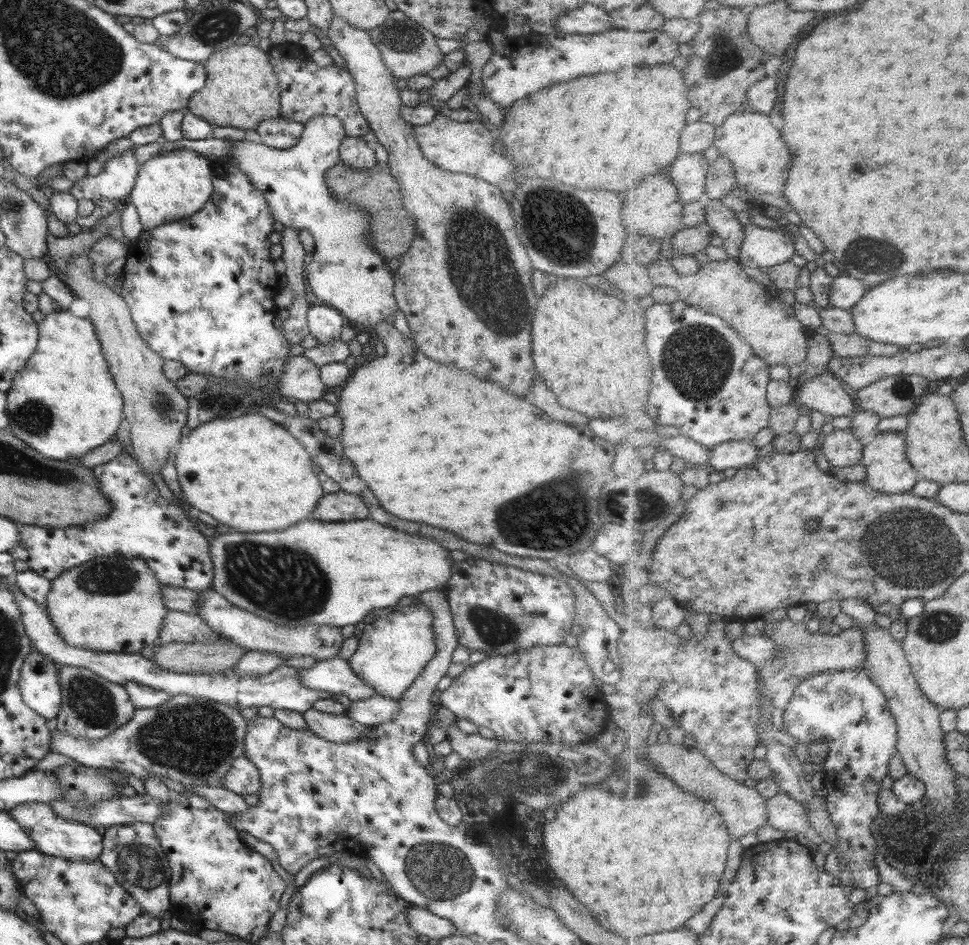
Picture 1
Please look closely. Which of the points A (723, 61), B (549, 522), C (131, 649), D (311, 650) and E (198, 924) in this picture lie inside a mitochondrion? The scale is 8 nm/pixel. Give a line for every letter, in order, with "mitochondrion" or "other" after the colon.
A: mitochondrion
B: mitochondrion
C: other
D: other
E: other

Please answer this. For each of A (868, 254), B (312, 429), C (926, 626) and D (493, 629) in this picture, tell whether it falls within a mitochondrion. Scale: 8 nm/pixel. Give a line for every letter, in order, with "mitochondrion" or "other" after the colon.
A: mitochondrion
B: other
C: mitochondrion
D: mitochondrion

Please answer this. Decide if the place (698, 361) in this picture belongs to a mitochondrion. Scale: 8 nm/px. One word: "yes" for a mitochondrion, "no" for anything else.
yes

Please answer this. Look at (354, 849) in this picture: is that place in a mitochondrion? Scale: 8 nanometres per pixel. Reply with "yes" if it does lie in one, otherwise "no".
no

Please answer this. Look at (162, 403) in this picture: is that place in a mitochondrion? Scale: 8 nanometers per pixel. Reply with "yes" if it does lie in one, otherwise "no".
yes

